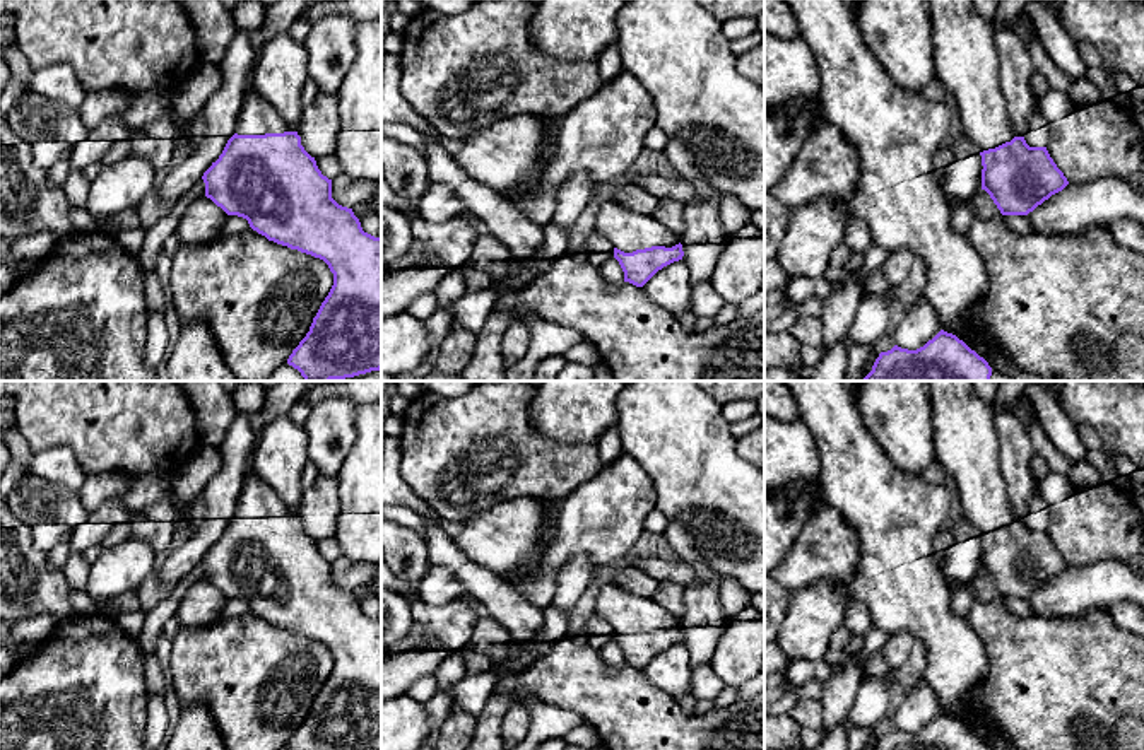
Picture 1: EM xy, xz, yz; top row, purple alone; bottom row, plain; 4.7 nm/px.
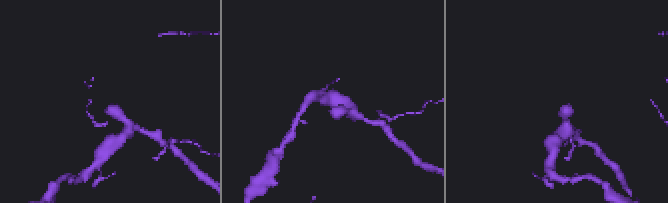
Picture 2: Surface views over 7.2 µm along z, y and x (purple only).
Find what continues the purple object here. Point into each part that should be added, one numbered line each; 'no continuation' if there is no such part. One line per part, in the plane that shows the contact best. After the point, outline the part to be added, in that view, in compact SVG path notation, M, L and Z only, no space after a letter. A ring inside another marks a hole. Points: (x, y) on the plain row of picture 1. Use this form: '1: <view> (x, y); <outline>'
1: xz (628, 614); M607 583L593 593L595 615L614 630L633 636L652 629L672 630L681 620L662 608L653 598L638 596Z

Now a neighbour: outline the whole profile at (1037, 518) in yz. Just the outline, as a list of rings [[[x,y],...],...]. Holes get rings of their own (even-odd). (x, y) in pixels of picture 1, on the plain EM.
[[[1035,477],[1033,480],[1033,494],[1029,497],[1028,514],[1024,518],[1024,523],[1029,530],[1047,530],[1048,526],[1048,506],[1040,495],[1040,478]]]

